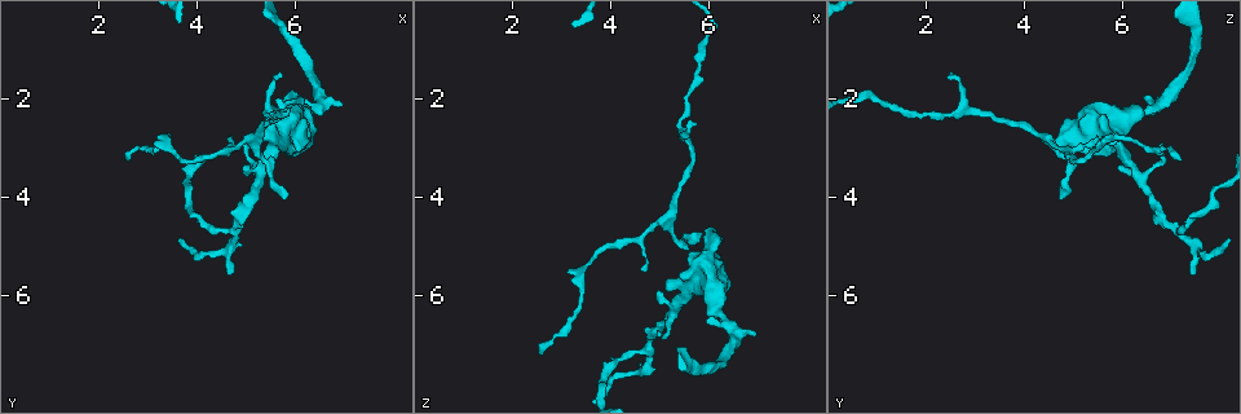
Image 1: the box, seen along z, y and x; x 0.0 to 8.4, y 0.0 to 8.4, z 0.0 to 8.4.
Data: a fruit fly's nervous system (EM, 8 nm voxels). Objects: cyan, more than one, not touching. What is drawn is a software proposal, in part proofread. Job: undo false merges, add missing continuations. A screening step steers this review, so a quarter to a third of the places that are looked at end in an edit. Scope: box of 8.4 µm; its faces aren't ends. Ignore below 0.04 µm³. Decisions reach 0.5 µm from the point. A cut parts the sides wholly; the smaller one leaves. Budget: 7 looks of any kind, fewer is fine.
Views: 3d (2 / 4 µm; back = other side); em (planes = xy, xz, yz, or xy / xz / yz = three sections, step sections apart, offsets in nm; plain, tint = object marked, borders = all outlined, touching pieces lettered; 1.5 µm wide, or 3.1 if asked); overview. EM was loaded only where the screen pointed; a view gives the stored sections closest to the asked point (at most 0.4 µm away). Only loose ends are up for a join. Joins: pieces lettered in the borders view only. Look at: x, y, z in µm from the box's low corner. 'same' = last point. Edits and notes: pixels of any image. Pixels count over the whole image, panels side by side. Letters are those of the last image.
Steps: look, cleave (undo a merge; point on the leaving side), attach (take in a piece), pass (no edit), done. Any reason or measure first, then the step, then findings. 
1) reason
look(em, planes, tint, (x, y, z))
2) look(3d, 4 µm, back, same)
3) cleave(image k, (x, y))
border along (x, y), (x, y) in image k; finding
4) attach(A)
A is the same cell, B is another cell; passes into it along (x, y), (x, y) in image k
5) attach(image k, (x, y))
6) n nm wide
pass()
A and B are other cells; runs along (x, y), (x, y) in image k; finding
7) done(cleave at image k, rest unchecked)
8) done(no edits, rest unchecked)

an open end
look(em, planes, tint, (4.95, 2.95, 6.80))

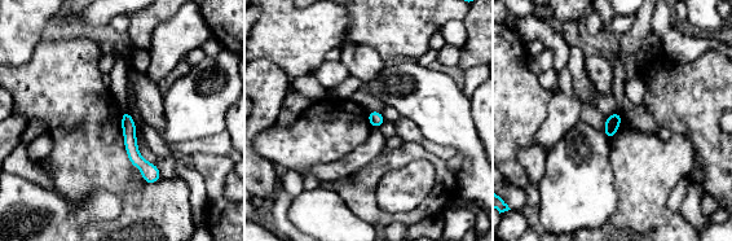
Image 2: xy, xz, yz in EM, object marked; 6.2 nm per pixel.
what lies round it
look(em, planes, borders, same)

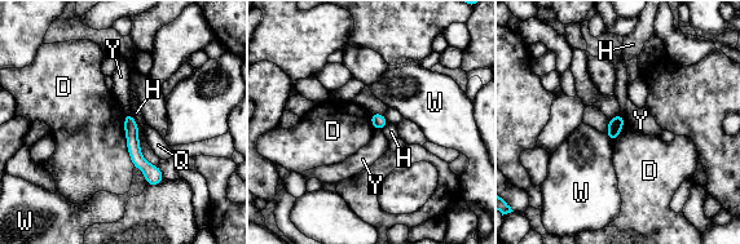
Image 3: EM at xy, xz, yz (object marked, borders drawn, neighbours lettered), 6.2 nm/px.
D touches over 340 nm
pass()
D, H, Q, W and Y are other cells; runs along (127, 116), (136, 158), (153, 182) in image 3; none of them fits

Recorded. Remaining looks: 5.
thin end
look(em, xy, step 4, borders, (4.60, 5.55, 7.45))

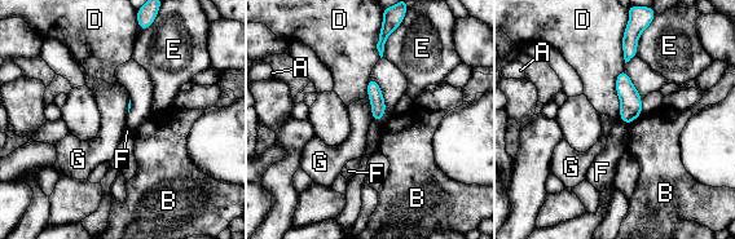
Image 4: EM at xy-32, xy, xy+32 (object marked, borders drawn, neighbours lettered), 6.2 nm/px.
look(em, planes, borders, same)

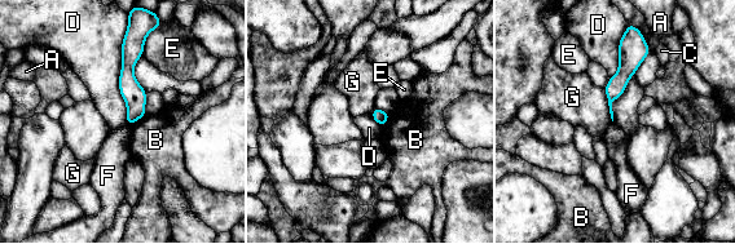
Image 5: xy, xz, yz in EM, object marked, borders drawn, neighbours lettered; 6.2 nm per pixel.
pass()
A, B, C, D, E, F and G are other cells; no lettered piece goes on from it

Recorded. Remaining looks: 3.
free end
look(em, planes, plain, (5.90, 4.05, 4.70))

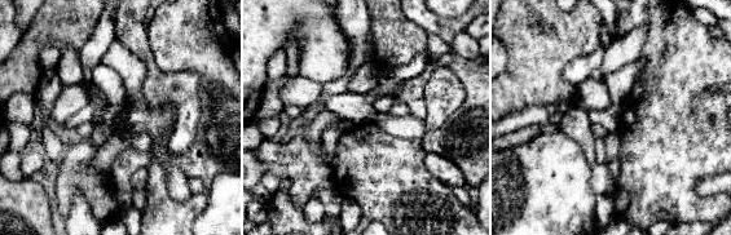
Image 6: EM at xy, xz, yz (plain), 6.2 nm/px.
look(em, planes, tint, same)

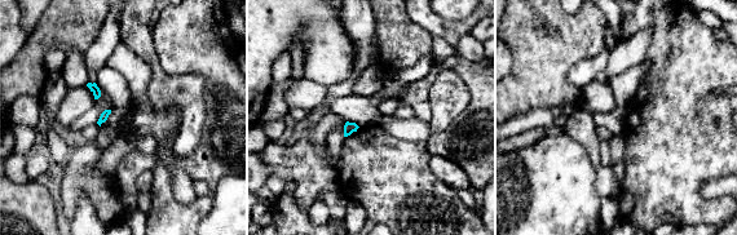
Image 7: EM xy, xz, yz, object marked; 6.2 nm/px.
look(em, planes, borders, same)

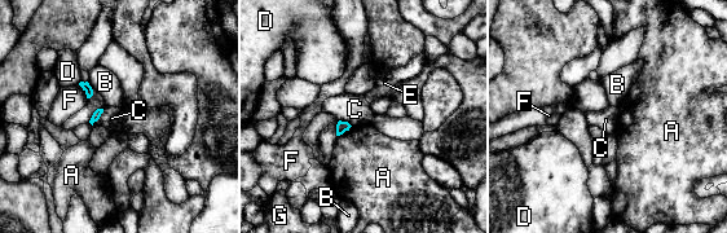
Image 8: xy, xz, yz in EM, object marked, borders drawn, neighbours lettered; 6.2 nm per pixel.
pass()
A, B, C, D, E, F and G are other cells; no lettered piece goes on from it

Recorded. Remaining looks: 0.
done(no edits, rest unchecked)

